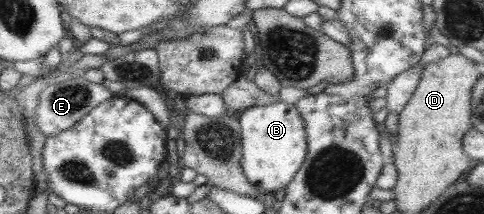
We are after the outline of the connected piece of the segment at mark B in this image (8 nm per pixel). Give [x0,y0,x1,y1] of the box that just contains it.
[238,98,306,193]

